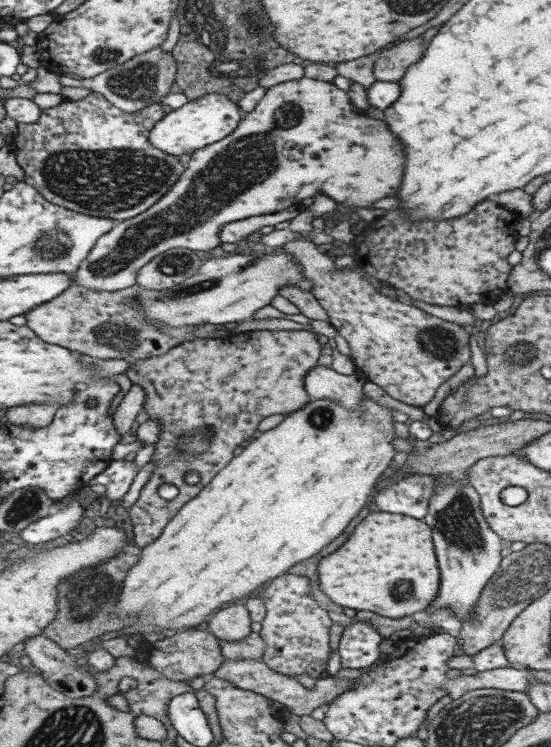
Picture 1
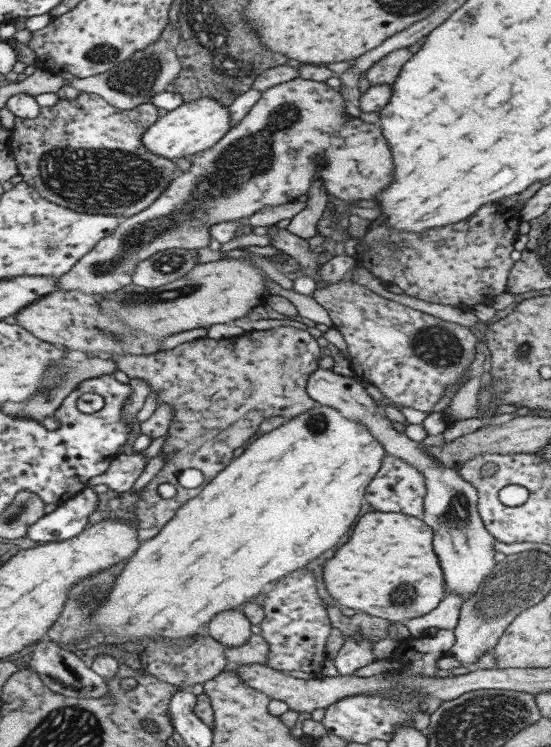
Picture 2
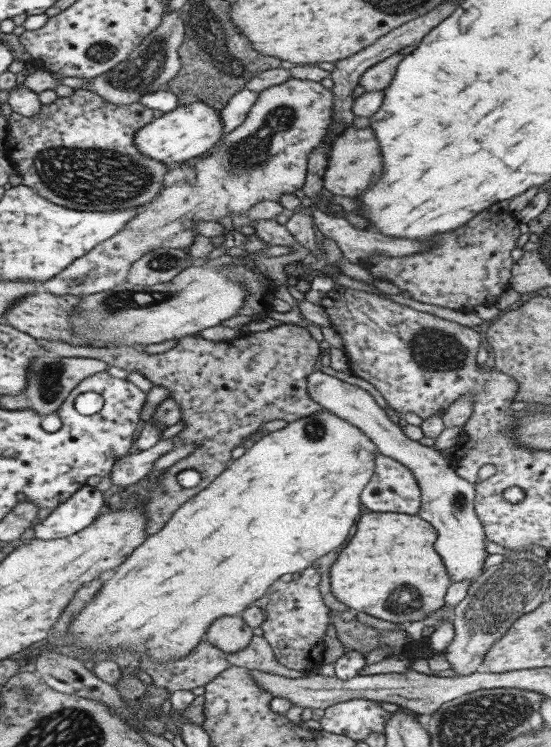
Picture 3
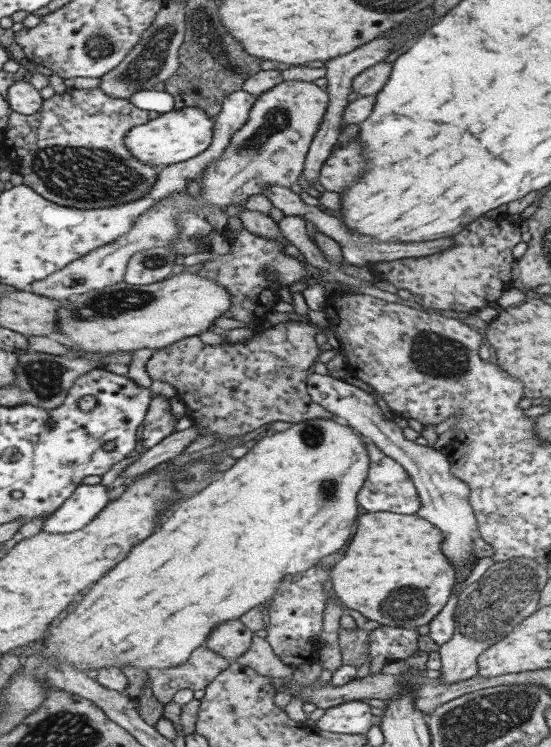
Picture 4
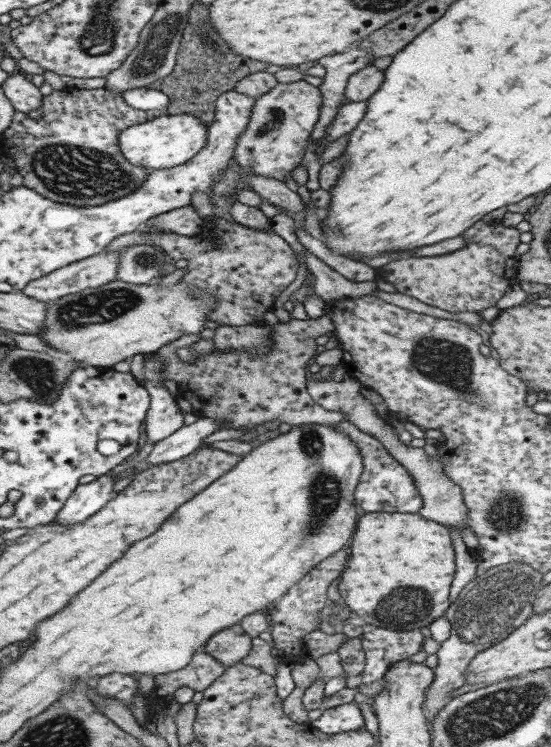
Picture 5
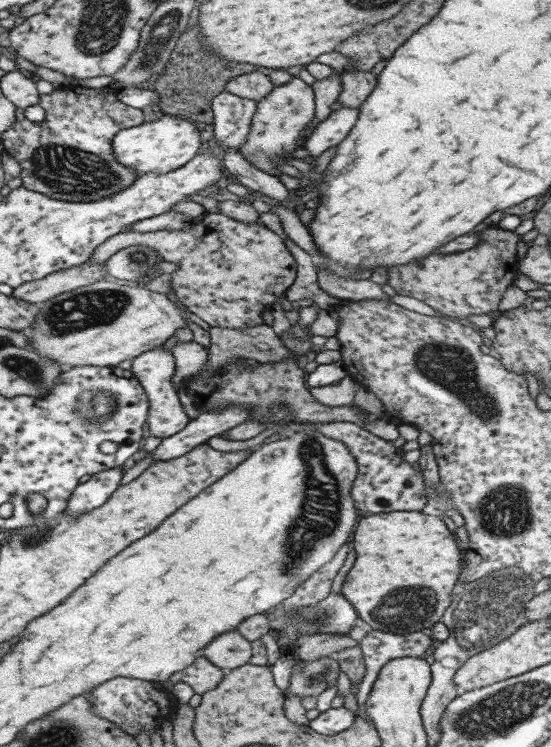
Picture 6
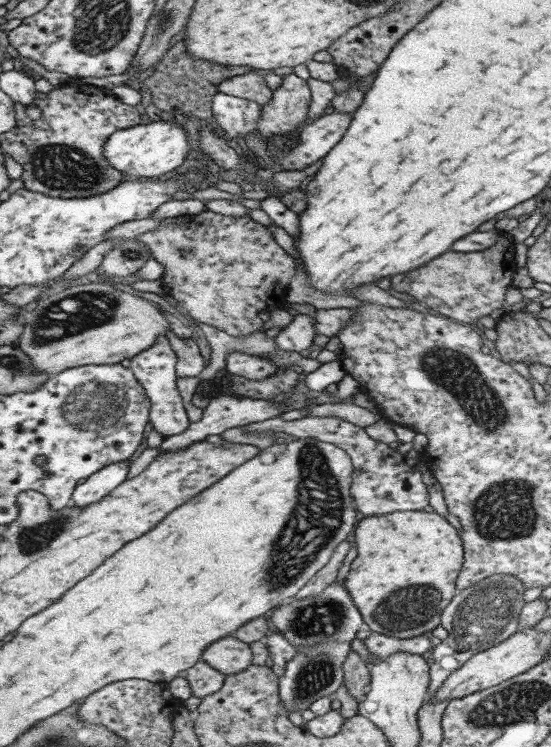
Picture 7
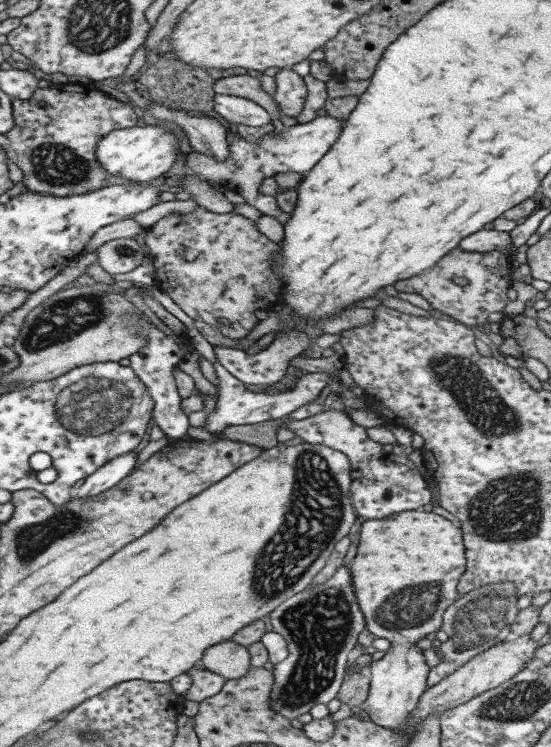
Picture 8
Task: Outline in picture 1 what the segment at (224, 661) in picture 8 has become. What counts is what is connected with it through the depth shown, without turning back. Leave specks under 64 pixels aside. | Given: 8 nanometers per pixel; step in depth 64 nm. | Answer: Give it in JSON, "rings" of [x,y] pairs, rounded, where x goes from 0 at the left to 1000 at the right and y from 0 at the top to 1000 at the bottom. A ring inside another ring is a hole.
{"rings":[[[441,806],[410,809],[381,823],[370,841],[390,854],[408,858],[434,858],[454,847],[454,827]]]}

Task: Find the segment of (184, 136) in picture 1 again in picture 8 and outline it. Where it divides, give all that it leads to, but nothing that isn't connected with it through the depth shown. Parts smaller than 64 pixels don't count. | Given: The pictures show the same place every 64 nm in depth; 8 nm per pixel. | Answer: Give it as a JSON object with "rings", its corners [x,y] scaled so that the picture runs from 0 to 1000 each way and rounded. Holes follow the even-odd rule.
{"rings":[[[261,167],[203,174],[176,190],[172,213],[183,218],[194,233],[221,237],[227,245],[269,245],[285,241],[328,206],[318,179],[296,169]]]}

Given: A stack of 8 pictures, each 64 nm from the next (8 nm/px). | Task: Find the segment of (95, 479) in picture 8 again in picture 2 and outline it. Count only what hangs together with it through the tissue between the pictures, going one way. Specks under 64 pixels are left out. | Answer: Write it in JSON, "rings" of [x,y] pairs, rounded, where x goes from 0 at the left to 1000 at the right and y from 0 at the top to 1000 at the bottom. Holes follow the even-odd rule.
{"rings":[[[156,651],[47,705],[44,718],[67,727],[129,720],[151,710],[162,688],[176,680],[176,672],[176,661]]]}

